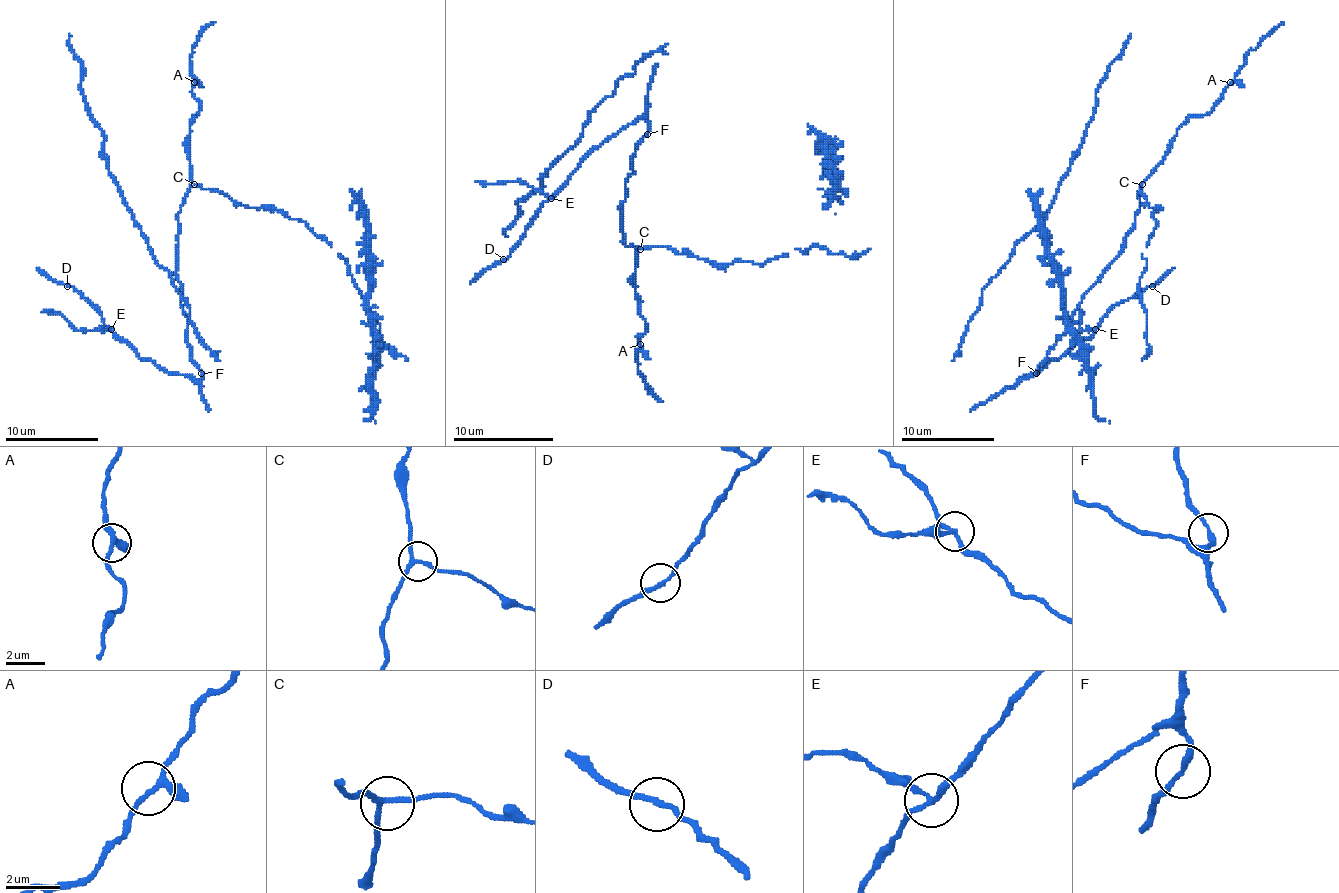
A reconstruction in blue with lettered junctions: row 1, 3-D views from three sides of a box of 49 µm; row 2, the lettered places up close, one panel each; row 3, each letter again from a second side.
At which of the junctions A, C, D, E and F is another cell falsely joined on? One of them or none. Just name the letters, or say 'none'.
E

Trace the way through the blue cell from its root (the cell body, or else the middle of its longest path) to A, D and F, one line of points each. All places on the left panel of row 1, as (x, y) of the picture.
A: (176, 277), (178, 212), (192, 182), (190, 122), (199, 112), (199, 101), (192, 91), (194, 82)
D: (176, 277), (187, 314), (190, 360), (201, 379), (143, 360), (78, 291), (67, 286)
F: (176, 277), (180, 284), (180, 303), (187, 314), (190, 358), (201, 372)

